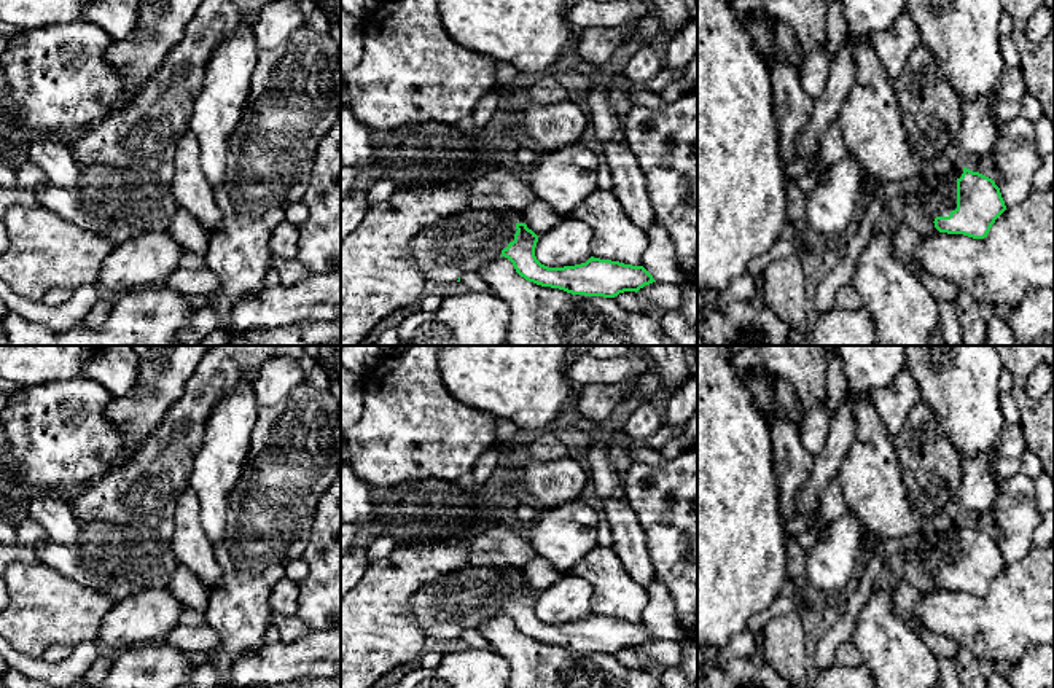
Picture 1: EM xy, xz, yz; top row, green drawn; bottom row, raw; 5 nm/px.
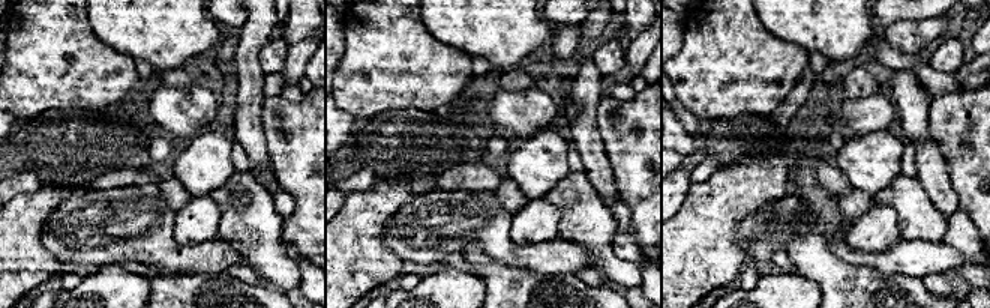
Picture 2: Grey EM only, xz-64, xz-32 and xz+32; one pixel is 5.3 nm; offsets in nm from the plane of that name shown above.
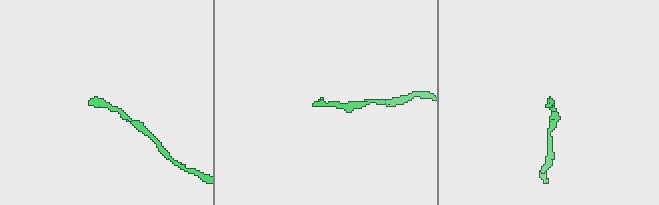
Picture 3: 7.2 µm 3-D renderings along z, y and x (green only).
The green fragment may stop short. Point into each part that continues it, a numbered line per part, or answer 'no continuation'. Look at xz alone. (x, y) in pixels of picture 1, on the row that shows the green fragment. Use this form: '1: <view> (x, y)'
1: xz (462, 242)

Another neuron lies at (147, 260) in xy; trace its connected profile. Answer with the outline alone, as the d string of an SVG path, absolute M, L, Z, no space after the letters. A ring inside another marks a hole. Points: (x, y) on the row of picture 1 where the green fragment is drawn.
M146 231L113 247L99 282L121 293L161 285L180 269L182 255L182 245L167 231Z

